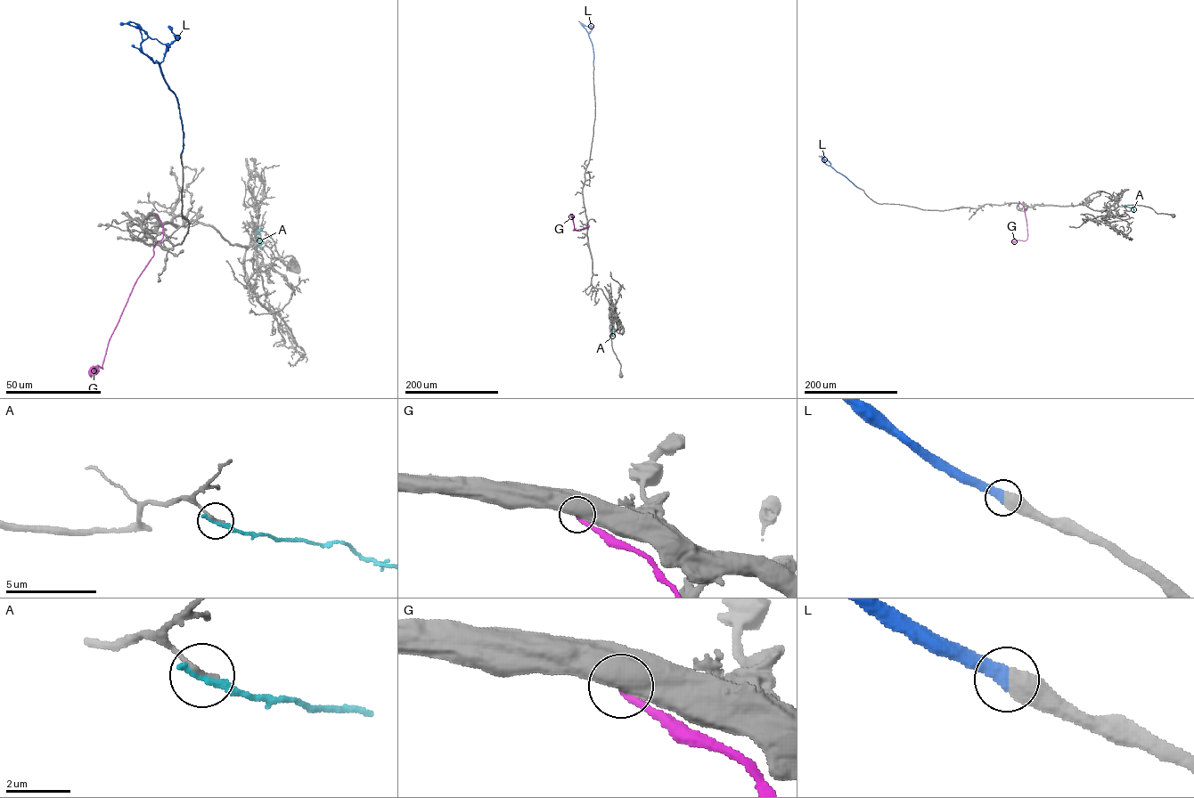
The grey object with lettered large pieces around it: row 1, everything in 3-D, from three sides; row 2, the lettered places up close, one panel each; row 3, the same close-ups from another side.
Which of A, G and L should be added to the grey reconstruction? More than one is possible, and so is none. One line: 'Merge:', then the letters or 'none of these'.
Merge: L

